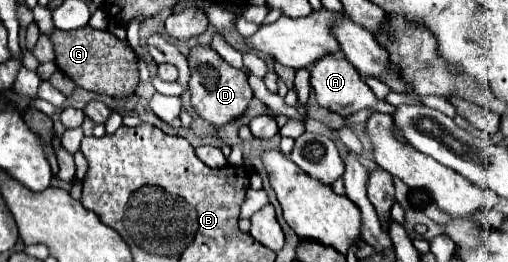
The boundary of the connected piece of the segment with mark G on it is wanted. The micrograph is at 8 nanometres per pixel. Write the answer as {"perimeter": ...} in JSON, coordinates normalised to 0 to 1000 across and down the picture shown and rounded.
{"perimeter":[[[161,103],[150,118],[106,111],[98,126],[98,156],[106,172],[114,263],[130,279],[154,332],[217,370],[252,370],[264,355],[272,324],[268,210],[220,126],[193,118],[181,103]]]}

